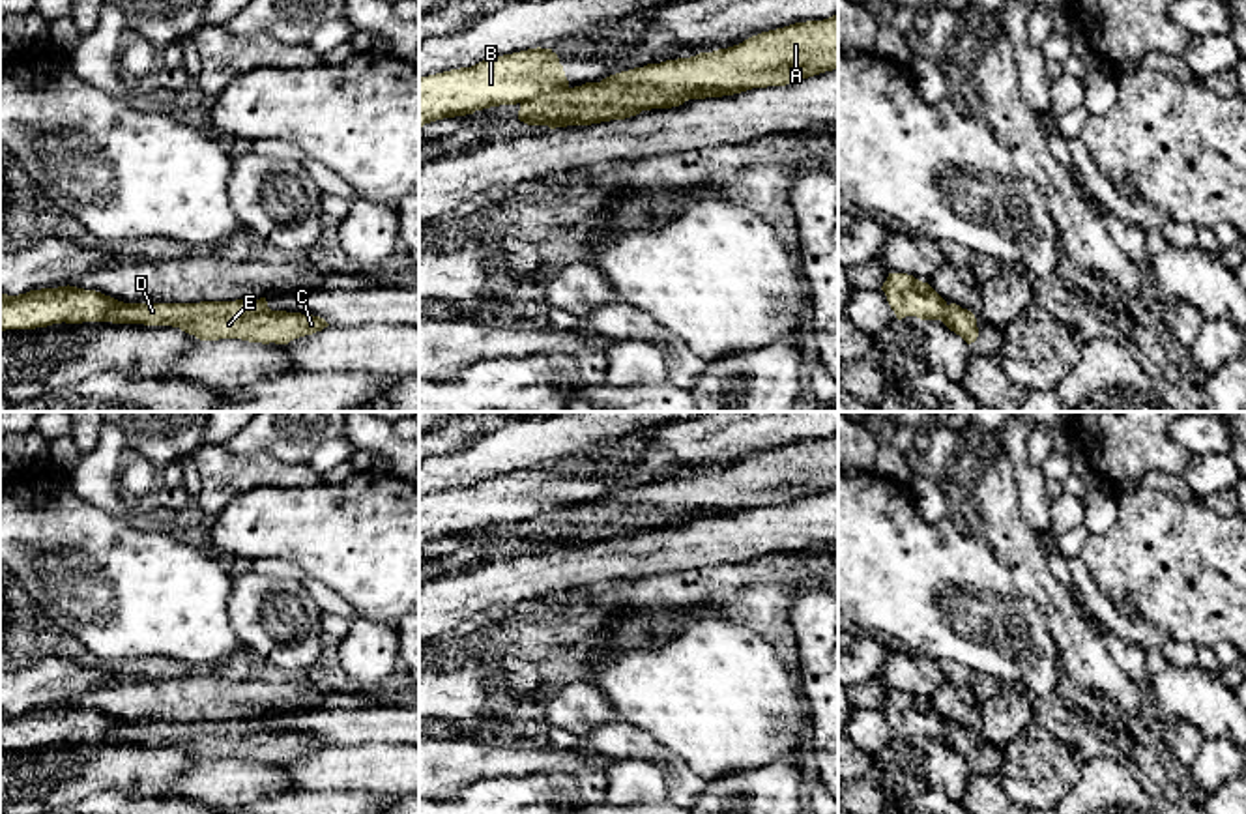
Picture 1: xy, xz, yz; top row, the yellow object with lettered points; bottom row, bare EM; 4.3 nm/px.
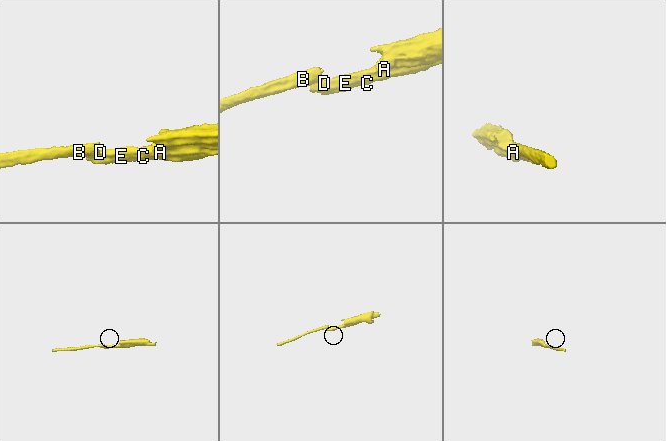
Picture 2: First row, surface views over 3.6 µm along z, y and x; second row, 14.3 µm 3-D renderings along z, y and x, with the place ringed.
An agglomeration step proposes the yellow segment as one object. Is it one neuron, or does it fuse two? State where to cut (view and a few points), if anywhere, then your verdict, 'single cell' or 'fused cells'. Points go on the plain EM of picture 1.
cut xz (567, 506), (521, 523); fused cells

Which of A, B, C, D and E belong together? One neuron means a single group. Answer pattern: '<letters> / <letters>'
A C D E / B

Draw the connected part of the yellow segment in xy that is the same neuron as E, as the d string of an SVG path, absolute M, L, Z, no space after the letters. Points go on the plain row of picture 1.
M266 717L200 722L125 722L112 743L172 745L200 760L241 758L288 763L329 743L312 734L271 730Z

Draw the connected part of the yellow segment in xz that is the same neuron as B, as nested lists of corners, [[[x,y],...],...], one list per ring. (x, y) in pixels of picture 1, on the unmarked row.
[[[528,468],[419,498],[419,548],[475,530],[531,520],[569,507],[552,468]]]

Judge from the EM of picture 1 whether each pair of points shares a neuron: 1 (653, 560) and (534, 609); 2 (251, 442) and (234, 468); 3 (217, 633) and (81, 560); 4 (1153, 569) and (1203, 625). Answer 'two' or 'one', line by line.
1: two
2: two
3: one
4: one

